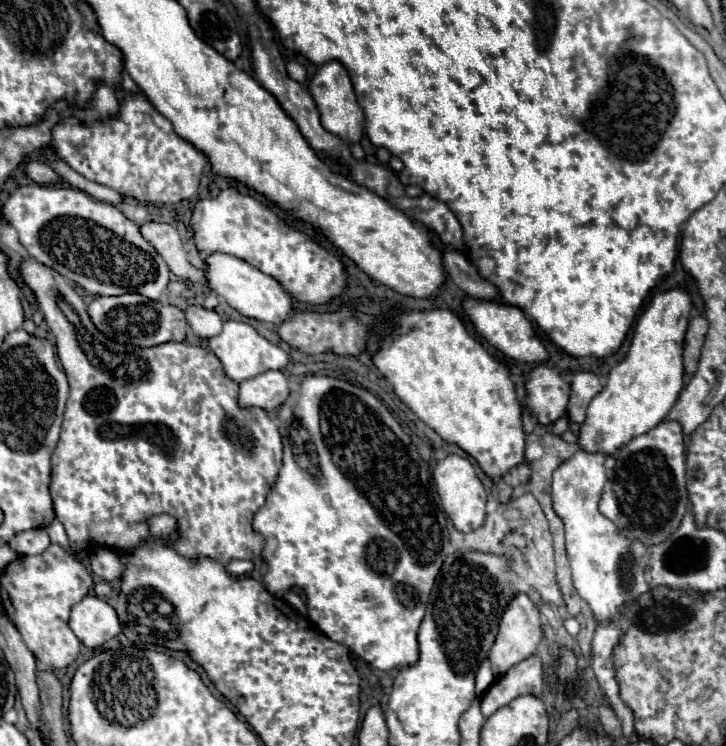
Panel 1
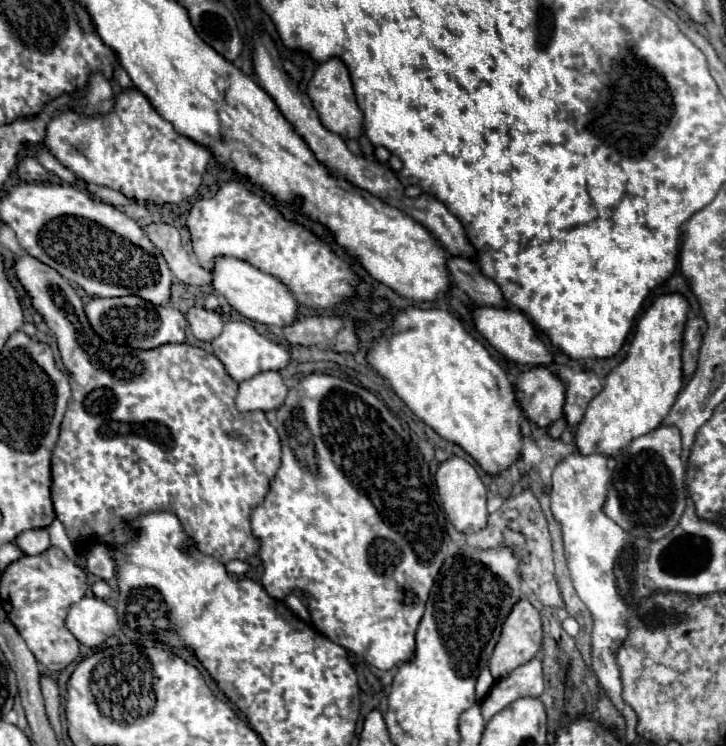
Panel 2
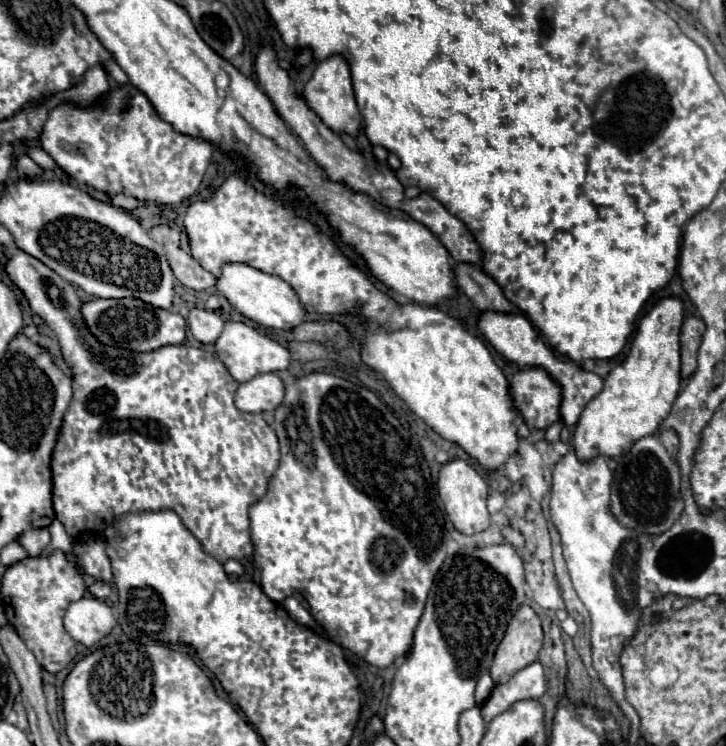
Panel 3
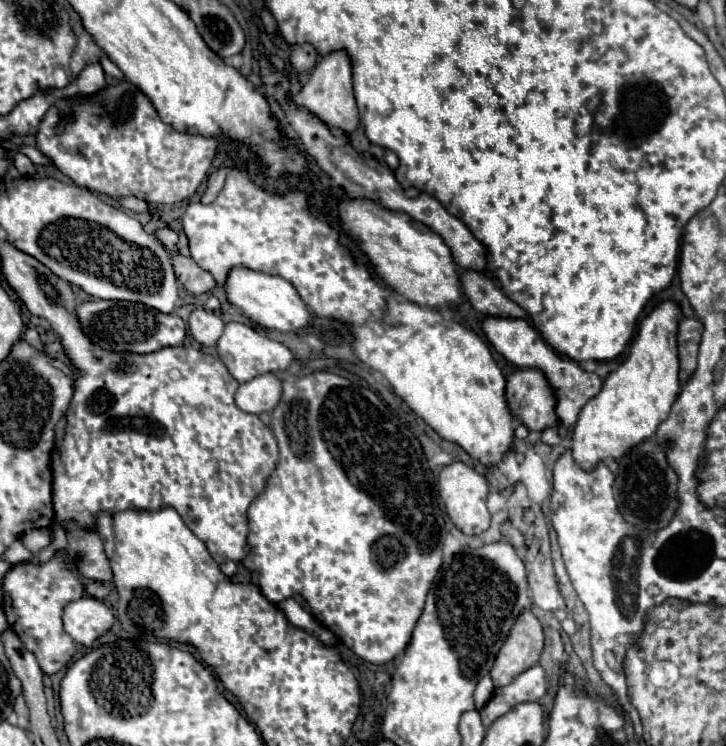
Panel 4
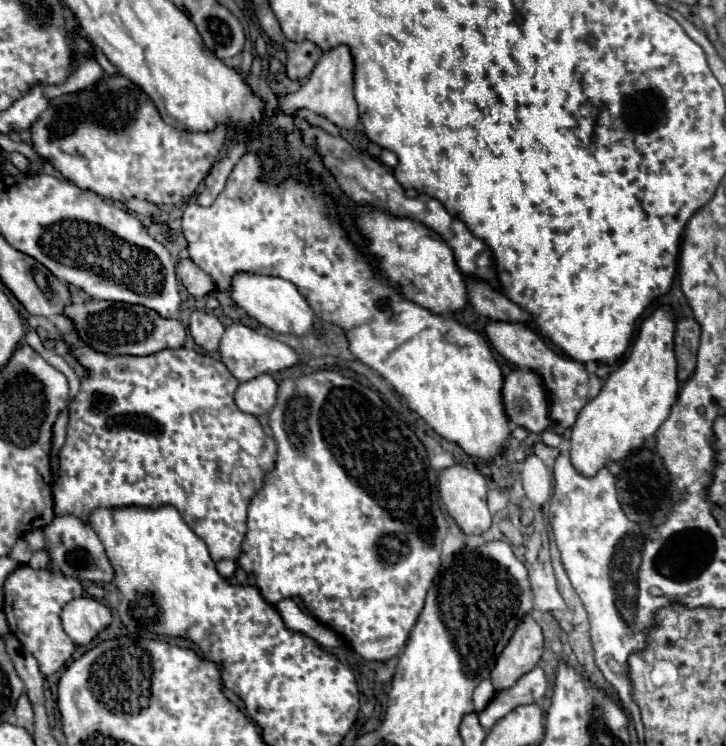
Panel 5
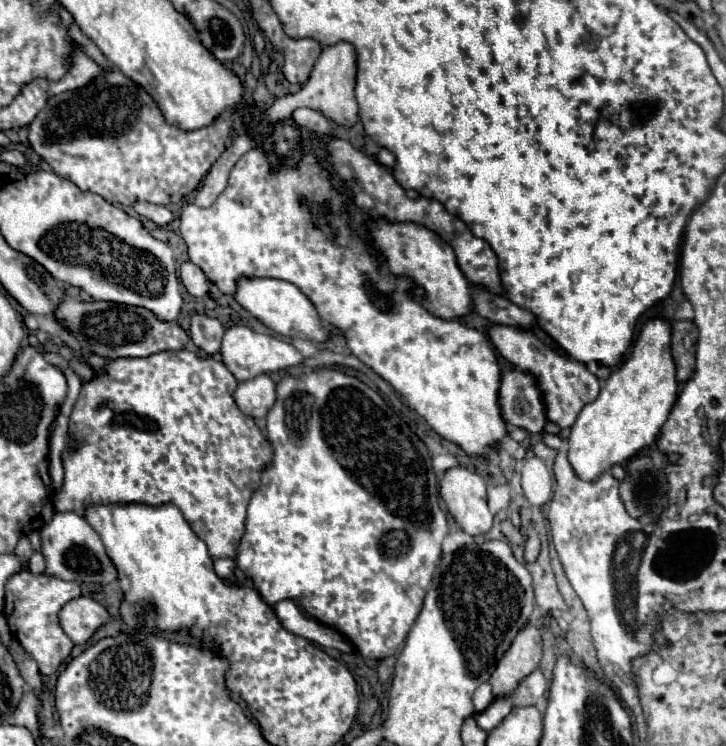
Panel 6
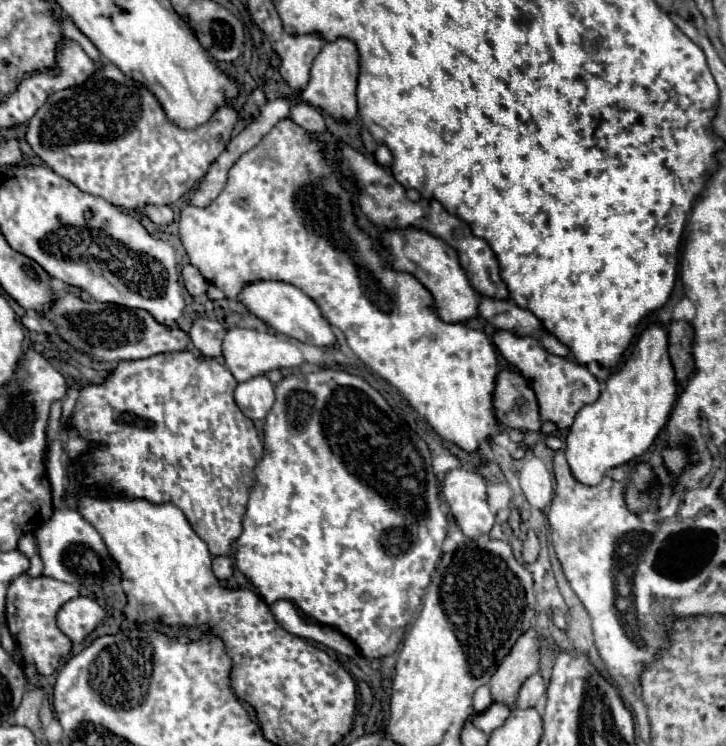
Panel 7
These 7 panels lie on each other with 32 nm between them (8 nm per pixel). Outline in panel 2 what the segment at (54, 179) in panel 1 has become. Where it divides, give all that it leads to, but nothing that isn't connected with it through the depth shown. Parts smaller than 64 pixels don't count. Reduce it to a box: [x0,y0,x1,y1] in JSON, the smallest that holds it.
[18,156,50,182]

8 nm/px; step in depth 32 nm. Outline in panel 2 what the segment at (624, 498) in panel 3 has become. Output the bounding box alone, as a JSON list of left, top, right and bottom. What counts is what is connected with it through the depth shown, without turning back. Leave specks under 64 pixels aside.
[602,424,686,542]

